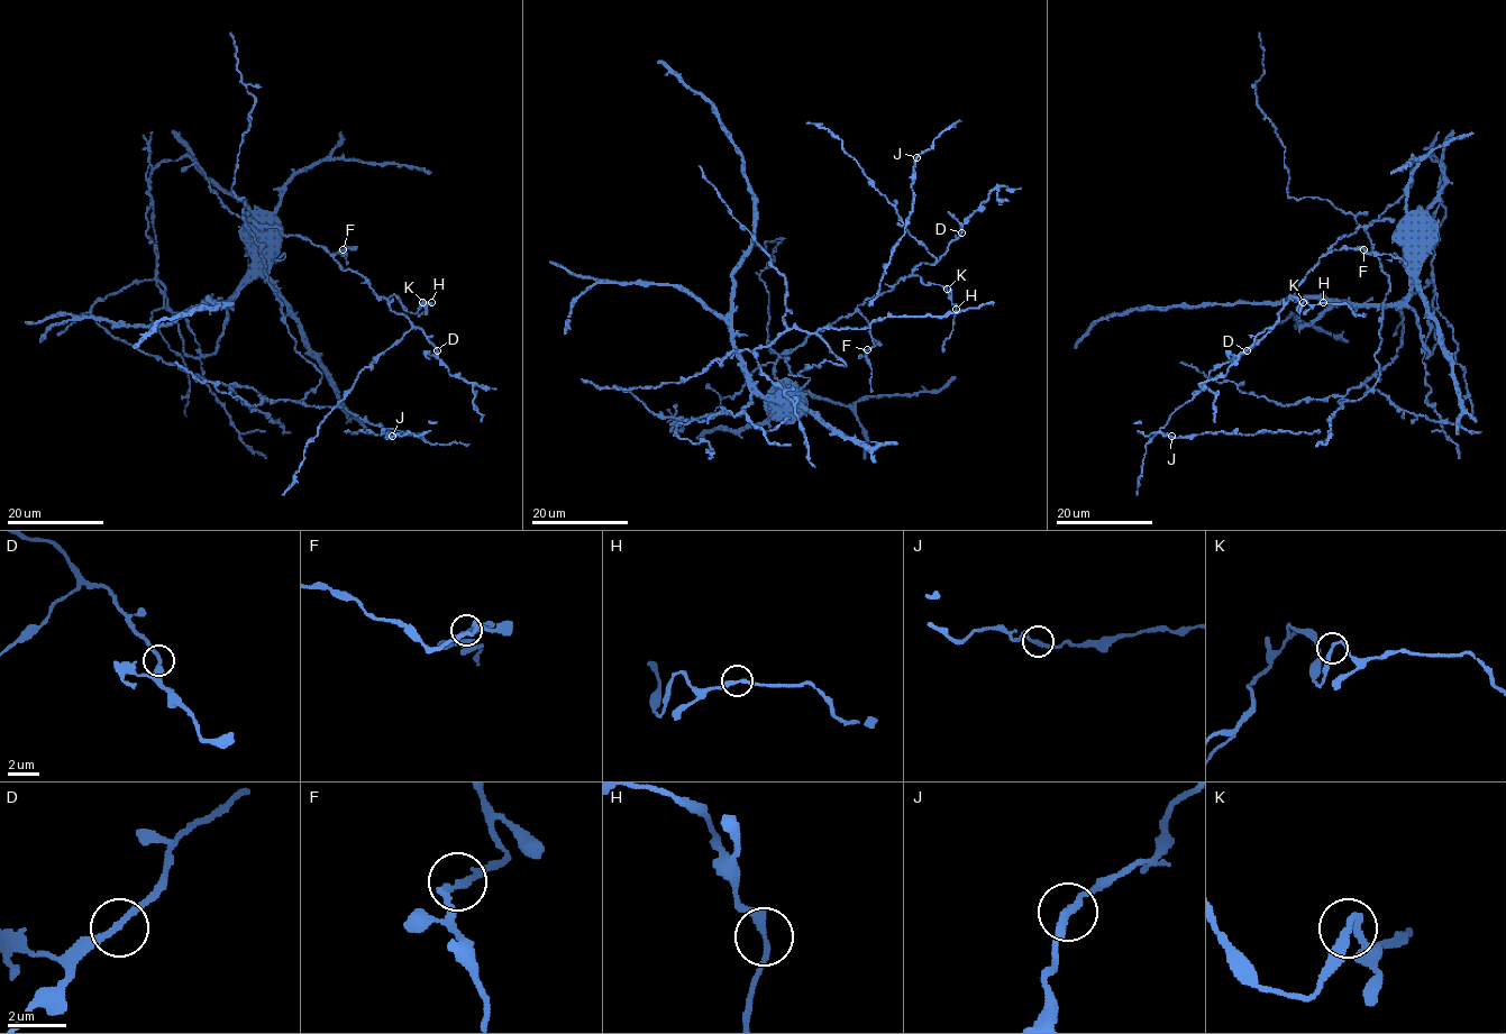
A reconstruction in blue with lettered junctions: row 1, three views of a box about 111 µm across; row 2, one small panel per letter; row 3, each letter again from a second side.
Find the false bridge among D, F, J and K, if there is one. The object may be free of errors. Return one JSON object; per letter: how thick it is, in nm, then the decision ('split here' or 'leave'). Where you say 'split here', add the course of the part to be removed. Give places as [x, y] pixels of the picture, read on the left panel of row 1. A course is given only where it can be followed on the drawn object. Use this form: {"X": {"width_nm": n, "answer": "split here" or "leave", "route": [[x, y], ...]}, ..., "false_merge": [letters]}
{"D": {"width_nm": 220, "answer": "leave"}, "F": {"width_nm": 220, "answer": "leave"}, "J": {"width_nm": 240, "answer": "leave"}, "K": {"width_nm": 240, "answer": "leave"}, "false_merge": []}

